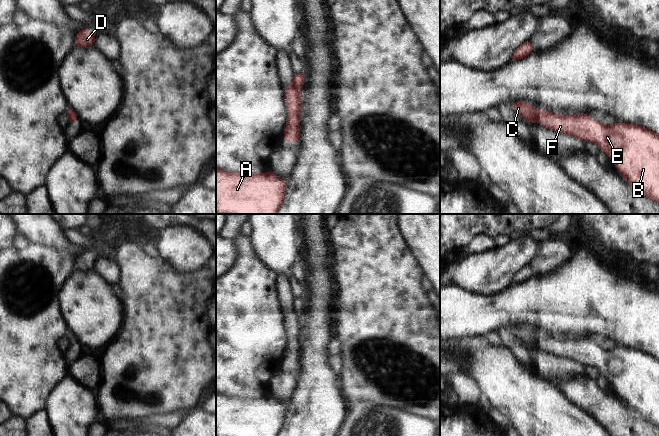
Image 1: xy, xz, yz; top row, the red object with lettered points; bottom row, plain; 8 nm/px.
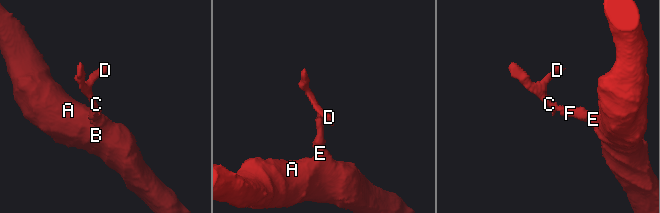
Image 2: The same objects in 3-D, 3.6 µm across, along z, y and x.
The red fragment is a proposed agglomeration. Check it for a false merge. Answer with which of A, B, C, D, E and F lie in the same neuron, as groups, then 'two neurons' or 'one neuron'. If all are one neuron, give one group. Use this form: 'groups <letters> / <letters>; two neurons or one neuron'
groups A B E F / C D; two neurons

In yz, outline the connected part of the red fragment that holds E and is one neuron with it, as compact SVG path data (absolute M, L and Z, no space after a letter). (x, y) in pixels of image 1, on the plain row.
M540 334L536 346L559 358L568 358L583 366L597 368L602 375L610 378L621 401L646 422L659 427L659 359L641 350L629 347L617 347L605 350L591 342L590 338L572 338L560 340Z

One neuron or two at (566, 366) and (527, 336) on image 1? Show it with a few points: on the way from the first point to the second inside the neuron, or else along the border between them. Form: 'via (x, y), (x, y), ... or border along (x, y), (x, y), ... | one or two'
via (555, 366), (551, 366), (532, 347) | one

